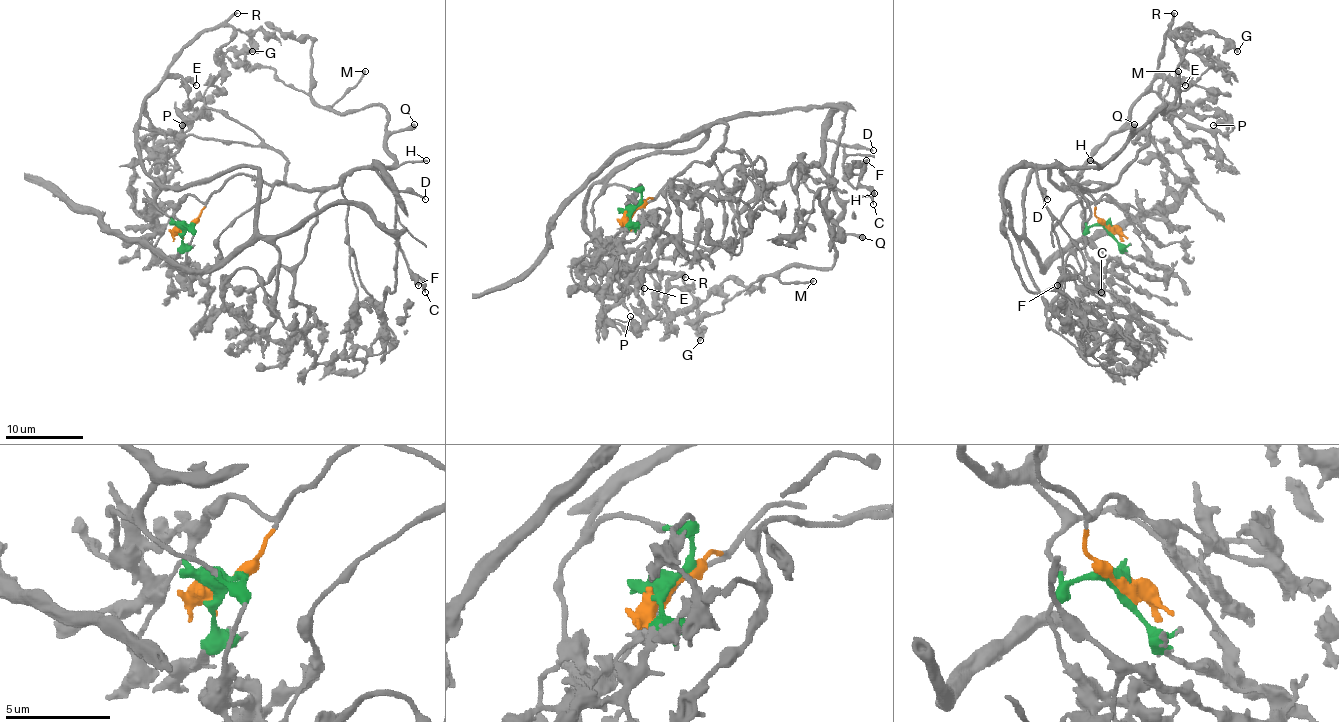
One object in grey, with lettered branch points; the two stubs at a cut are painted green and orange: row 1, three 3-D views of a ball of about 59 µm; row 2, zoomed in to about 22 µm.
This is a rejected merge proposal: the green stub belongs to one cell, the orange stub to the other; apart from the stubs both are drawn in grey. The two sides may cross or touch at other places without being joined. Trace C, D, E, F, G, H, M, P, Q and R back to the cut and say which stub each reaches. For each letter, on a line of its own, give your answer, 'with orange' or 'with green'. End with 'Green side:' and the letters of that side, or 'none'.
C: with orange
D: with orange
E: with green
F: with orange
G: with green
H: with orange
M: with orange
P: with green
Q: with orange
R: with green
Green side: E, G, P, R

